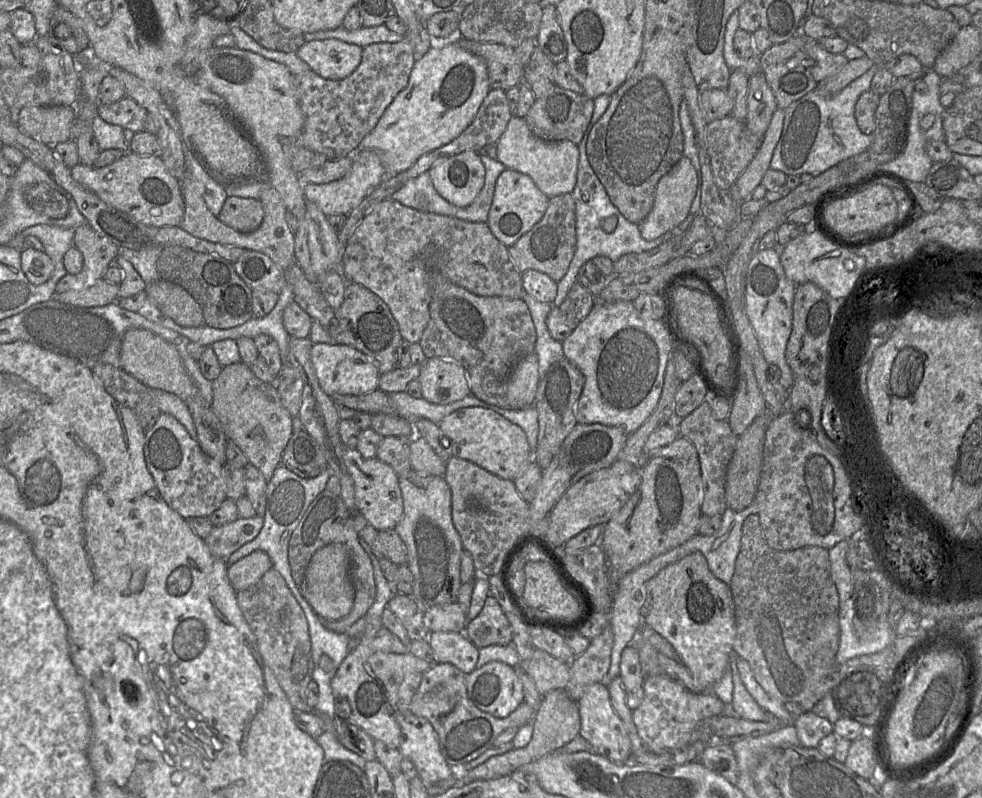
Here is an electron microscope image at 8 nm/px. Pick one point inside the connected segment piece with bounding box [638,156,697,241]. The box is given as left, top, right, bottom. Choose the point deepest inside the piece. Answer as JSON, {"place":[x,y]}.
{"place":[675,192]}

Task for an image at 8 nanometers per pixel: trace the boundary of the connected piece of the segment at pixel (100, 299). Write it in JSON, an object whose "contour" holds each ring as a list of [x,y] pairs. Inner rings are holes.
{"contour":[[[104,279],[83,290],[69,290],[63,293],[54,293],[53,299],[82,308],[105,306],[116,302],[119,284],[110,283]]]}

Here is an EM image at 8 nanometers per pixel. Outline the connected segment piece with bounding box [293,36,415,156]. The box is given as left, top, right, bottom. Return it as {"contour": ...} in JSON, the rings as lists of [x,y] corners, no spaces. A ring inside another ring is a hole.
{"contour":[[[409,39],[367,45],[356,70],[341,80],[324,79],[312,70],[294,75],[293,84],[304,114],[301,147],[328,156],[352,156],[396,95],[408,84],[415,63]]]}

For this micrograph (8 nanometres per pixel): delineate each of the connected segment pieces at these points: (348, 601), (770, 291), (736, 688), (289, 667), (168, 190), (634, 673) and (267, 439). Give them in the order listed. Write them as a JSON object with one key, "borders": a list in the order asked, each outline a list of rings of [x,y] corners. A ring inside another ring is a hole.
{"borders":[[[[331,543],[320,548],[311,558],[305,580],[299,590],[321,620],[336,621],[346,617],[352,610],[355,590],[349,578],[350,553],[341,543]]],[[[779,248],[762,250],[755,254],[745,278],[746,313],[765,360],[779,368],[780,382],[786,389],[790,389],[793,385],[793,374],[786,362],[785,351],[792,331],[792,306],[796,286],[785,275]]],[[[732,656],[729,662],[729,669],[733,679],[733,700],[730,705],[736,714],[742,719],[752,721],[778,720],[773,714],[764,712],[755,699],[749,694],[741,681],[736,667],[735,656]]],[[[271,568],[258,583],[236,592],[236,597],[240,610],[257,639],[263,661],[273,671],[292,707],[303,712],[314,712],[306,698],[307,686],[312,680],[314,669],[309,625],[283,576]]],[[[128,152],[104,167],[79,163],[70,168],[70,173],[78,183],[94,192],[106,204],[138,222],[154,227],[181,225],[185,203],[180,183],[169,174],[161,157]]],[[[626,646],[621,653],[620,677],[626,694],[626,703],[631,710],[635,710],[644,697],[642,671],[639,654],[634,646]]],[[[237,362],[222,368],[218,378],[212,382],[212,390],[211,407],[228,440],[233,441],[243,451],[249,462],[261,472],[268,483],[275,469],[281,464],[282,454],[293,433],[293,417],[283,407],[276,385],[259,380],[250,366],[243,362]]]]}

